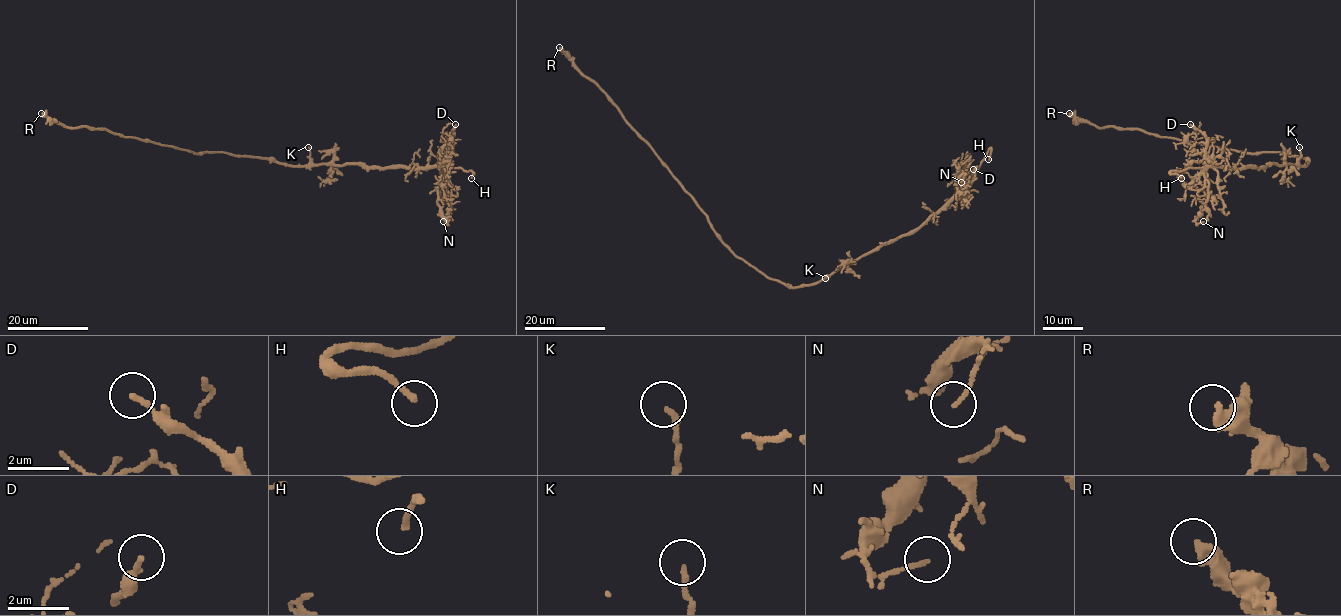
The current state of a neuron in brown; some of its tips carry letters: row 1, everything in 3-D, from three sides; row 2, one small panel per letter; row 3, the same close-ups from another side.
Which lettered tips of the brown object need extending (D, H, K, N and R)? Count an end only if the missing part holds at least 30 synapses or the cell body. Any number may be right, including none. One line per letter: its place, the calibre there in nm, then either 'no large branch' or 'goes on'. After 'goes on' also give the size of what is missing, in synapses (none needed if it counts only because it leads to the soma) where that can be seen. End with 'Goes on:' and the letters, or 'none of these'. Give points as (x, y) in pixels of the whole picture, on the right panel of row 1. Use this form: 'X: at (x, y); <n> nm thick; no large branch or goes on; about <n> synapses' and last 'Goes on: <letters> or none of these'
D: at (1190, 124); 160 nm thick; no large branch
H: at (1181, 178); 170 nm thick; goes on
K: at (1299, 147); 180 nm thick; no large branch
N: at (1203, 221); 110 nm thick; no large branch
R: at (1069, 113); 420 nm thick; goes on; about 80 synapses
Goes on: H, R

